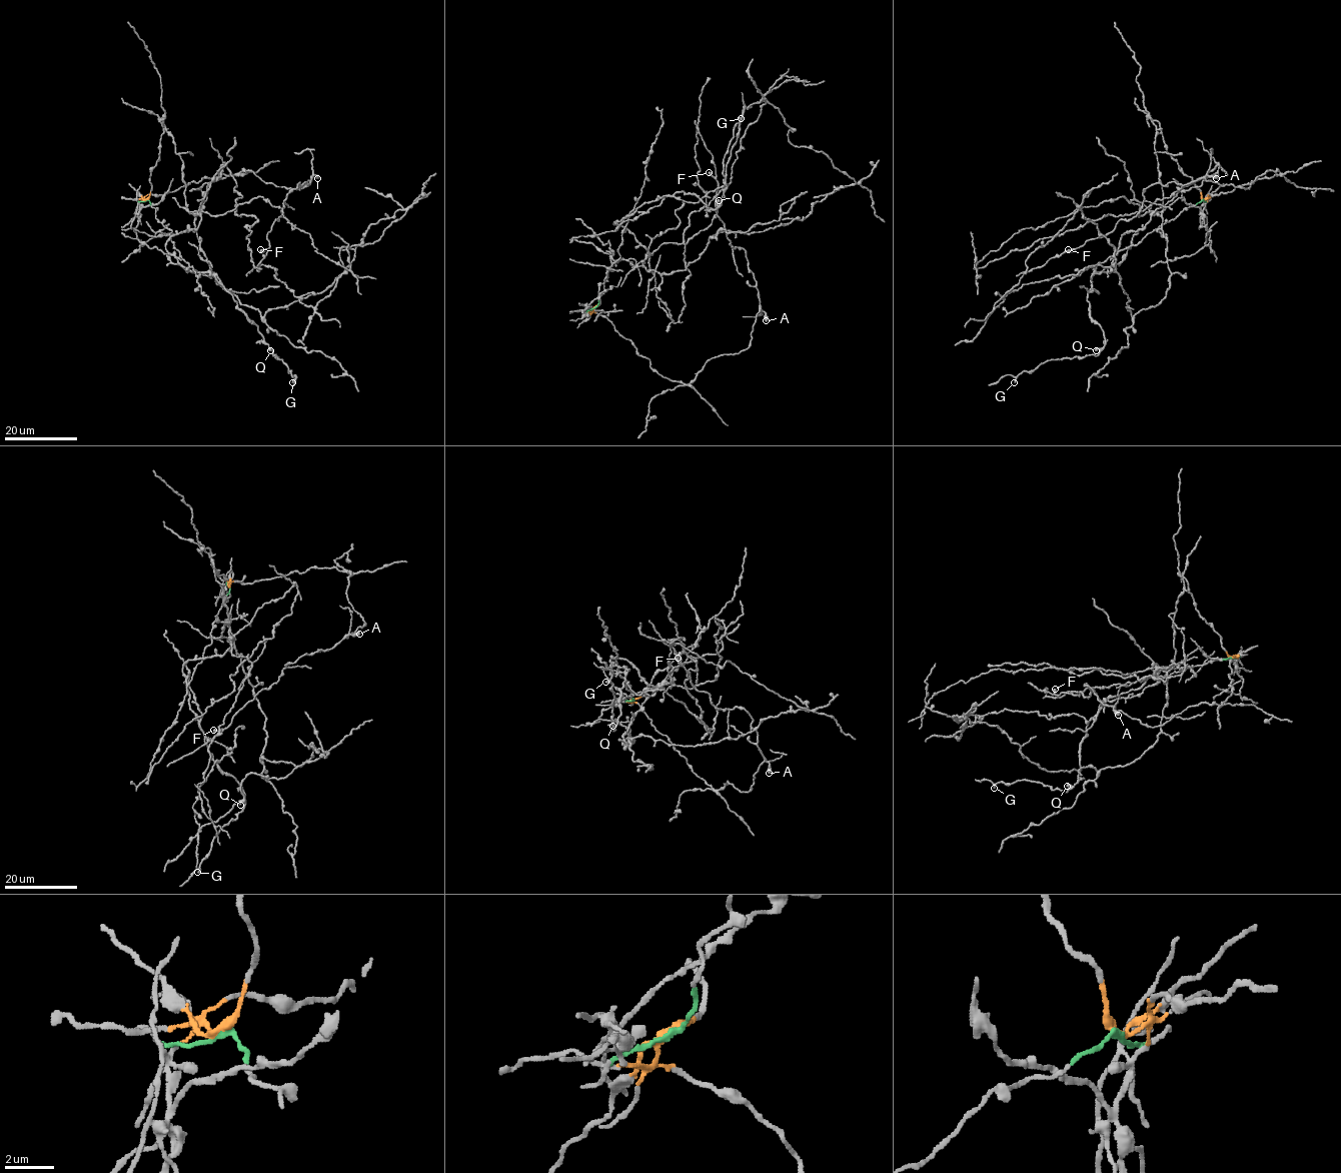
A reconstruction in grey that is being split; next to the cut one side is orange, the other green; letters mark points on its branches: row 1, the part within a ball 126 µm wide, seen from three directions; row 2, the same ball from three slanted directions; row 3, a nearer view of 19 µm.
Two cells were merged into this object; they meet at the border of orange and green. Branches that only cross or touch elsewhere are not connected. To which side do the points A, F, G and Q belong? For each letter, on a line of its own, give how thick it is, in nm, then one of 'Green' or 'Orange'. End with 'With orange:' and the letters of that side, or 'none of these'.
A: Thickness 600 nm. Orange
F: Thickness 460 nm. Orange
G: Thickness 280 nm. Orange
Q: Thickness 400 nm. Orange
With orange: A, F, G, Q

